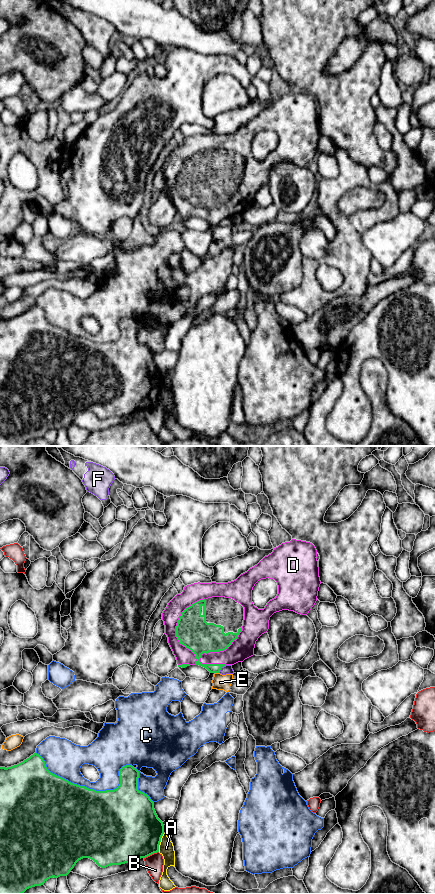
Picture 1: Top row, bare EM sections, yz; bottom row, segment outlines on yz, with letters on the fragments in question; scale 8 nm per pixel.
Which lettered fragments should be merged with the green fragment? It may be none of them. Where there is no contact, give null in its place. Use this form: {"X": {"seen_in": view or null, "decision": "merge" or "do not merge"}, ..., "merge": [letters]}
{"A": {"seen_in": "yz", "decision": "do not merge"}, "B": {"seen_in": "yz", "decision": "do not merge"}, "C": {"seen_in": "yz", "decision": "do not merge"}, "D": {"seen_in": "yz", "decision": "merge"}, "E": {"seen_in": "yz", "decision": "do not merge"}, "F": {"seen_in": "yz", "decision": "do not merge"}, "merge": ["D"]}

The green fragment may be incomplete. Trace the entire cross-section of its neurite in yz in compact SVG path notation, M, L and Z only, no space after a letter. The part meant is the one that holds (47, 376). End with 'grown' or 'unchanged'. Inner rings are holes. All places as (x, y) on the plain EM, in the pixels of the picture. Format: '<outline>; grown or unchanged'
M37 305L17 317L7 320L0 319L0 446L23 446L29 440L44 437L50 430L67 428L76 415L83 410L89 410L99 419L106 420L111 417L134 414L159 404L159 397L164 386L164 377L155 364L154 354L147 346L138 342L139 323L132 317L126 317L120 321L119 328L120 336L116 341L96 343L71 335L51 325L47 321L43 310Z; unchanged

